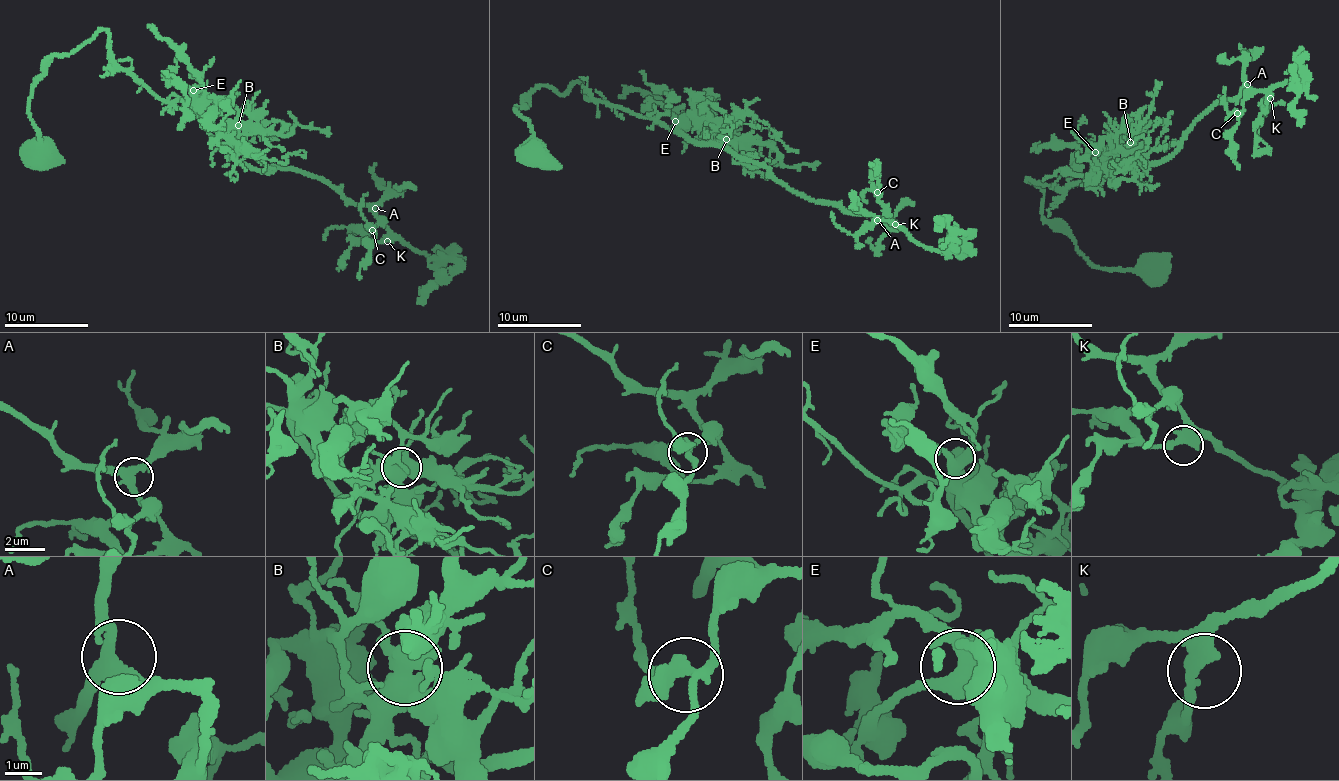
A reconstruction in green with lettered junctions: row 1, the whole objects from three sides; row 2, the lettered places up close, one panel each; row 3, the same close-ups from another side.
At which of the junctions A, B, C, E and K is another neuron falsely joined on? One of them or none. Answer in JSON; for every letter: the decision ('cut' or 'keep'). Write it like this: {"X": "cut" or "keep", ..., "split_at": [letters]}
{"A": "keep", "B": "keep", "C": "keep", "E": "keep", "K": "keep", "split_at": []}

